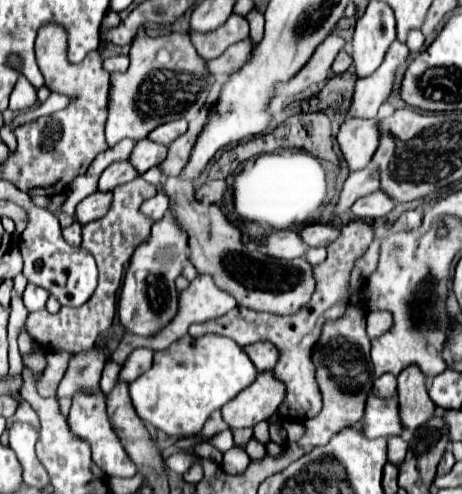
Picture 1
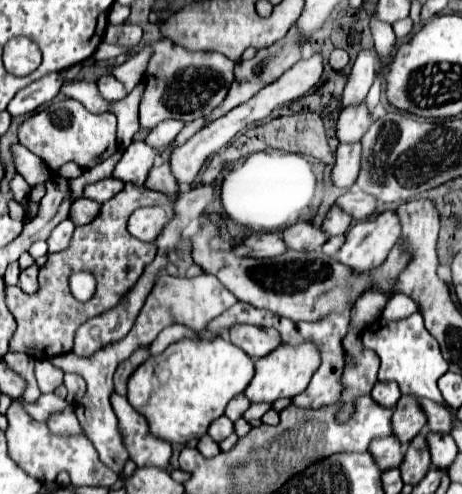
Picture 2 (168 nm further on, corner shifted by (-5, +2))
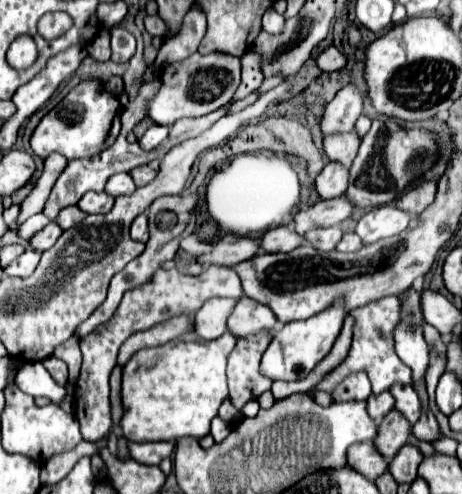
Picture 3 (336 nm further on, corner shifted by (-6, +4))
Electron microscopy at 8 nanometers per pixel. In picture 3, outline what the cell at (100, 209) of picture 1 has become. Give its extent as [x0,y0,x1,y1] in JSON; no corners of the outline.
[56,207,86,231]

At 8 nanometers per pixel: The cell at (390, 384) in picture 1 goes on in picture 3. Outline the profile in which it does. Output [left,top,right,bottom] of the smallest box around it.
[366,391,394,421]

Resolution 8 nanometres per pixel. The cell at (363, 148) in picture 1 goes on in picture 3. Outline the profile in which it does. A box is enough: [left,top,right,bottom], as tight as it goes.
[314,163,348,201]

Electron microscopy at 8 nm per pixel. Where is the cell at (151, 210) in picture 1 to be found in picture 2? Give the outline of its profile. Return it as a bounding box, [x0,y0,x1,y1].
[129,207,169,241]

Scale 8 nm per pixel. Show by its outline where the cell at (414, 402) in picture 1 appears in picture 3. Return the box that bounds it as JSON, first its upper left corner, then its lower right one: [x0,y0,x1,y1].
[374,409,412,459]

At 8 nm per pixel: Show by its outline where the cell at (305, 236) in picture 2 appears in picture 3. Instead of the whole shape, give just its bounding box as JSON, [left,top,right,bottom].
[260,227,304,253]

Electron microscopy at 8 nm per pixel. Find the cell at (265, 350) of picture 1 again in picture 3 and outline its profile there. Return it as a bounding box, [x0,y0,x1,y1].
[228,297,276,337]

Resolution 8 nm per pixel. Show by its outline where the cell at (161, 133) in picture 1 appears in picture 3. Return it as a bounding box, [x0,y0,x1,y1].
[140,125,168,151]

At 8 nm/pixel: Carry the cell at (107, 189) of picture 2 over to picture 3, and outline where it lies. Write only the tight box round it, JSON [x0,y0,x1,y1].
[78,193,114,213]

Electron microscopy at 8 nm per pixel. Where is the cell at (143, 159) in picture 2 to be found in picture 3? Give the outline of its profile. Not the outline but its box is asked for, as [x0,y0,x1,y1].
[104,173,136,197]

